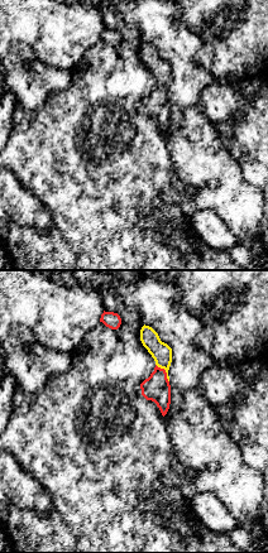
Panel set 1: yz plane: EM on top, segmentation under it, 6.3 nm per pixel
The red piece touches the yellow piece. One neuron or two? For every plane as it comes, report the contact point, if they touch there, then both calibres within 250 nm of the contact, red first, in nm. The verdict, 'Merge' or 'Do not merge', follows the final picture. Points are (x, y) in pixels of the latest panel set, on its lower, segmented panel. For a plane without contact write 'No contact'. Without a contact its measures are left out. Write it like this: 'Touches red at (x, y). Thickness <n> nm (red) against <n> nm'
Touches red at (164, 371). Thickness 170 nm (red) against 130 nm

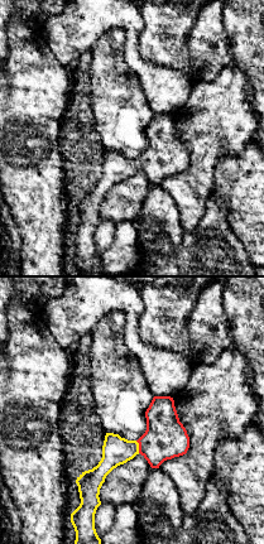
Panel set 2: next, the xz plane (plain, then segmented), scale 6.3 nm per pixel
Touches red at (139, 447). Thickness 260 nm (red) against 180 nm

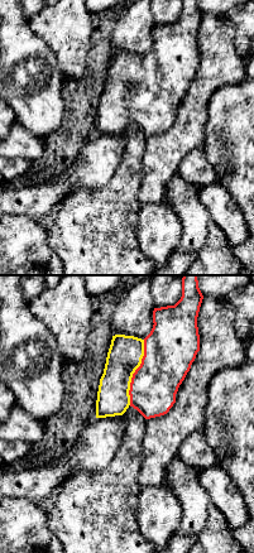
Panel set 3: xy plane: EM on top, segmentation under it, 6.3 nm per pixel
Touches red at (134, 373). Thickness 320 nm (red) against 220 nm

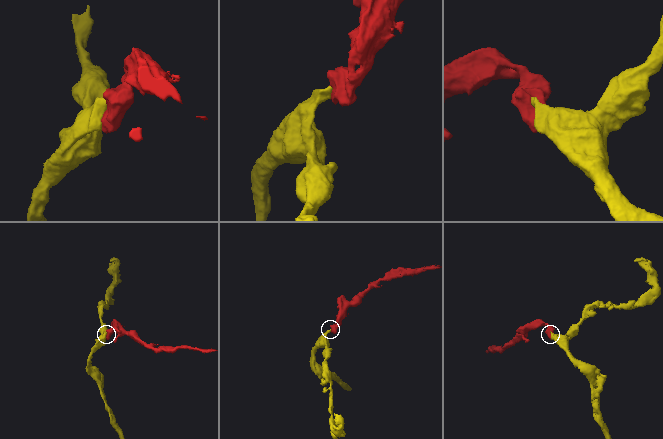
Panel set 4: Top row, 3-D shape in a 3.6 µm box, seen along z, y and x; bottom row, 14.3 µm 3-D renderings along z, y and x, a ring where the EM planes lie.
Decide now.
Merge

